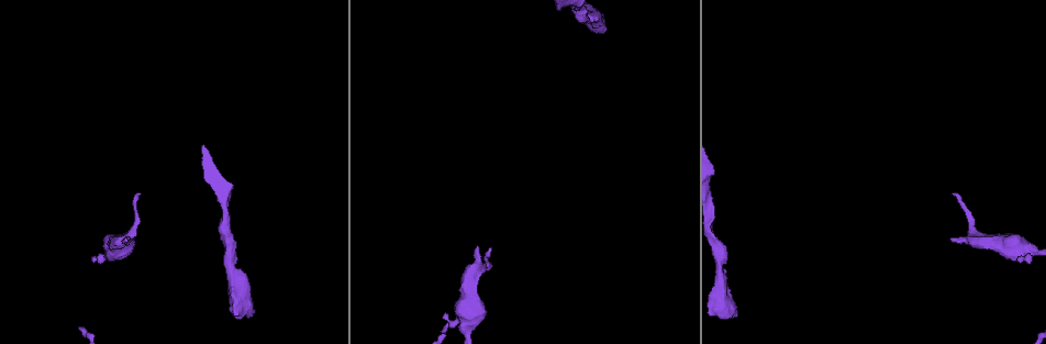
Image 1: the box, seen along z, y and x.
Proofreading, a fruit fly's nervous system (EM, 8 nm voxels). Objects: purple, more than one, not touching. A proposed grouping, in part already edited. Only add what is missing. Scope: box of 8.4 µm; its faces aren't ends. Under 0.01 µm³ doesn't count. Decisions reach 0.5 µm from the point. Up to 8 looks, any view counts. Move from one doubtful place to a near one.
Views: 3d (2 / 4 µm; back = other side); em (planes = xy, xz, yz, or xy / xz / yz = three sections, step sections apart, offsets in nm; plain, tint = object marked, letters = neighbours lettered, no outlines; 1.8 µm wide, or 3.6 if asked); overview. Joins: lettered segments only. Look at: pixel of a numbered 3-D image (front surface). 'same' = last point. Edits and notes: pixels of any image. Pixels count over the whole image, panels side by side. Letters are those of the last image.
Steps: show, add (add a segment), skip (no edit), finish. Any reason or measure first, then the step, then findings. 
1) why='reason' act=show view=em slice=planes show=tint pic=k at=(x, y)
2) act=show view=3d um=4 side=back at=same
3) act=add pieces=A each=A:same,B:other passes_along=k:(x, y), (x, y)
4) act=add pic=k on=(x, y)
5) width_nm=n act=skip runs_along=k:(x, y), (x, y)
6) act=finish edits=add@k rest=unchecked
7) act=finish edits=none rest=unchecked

why='calibre changes' act=show view=em slice=planes show=tint pic=1 at=(589, 13)

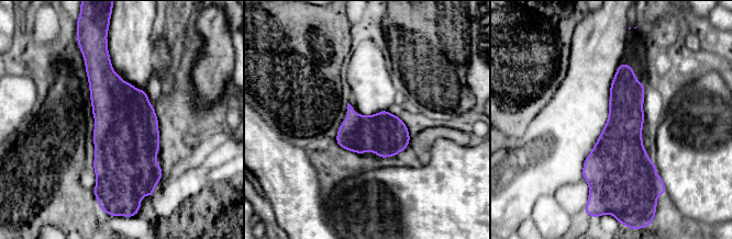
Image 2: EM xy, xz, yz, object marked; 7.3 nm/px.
act=show view=em slice=planes show=letters at=same

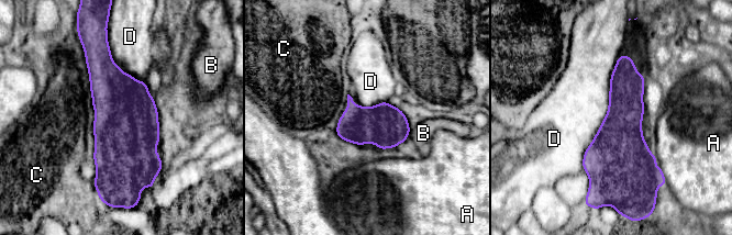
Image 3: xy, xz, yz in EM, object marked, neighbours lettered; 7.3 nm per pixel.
longest_contact=D:900nm act=skip each=A:other,B:other,C:other,D:other border=3:(621, 54), (583, 169) found='none of them fits'

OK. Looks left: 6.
why='an open end' act=show view=em slice=xz step=4 show=tint pic=1 at=(477, 249)

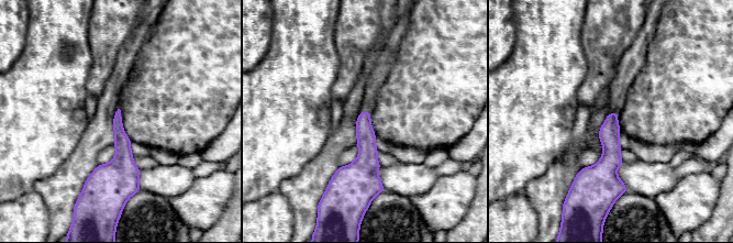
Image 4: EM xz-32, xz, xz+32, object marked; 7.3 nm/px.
why='another direction' act=show view=em slice=planes show=letters at=same

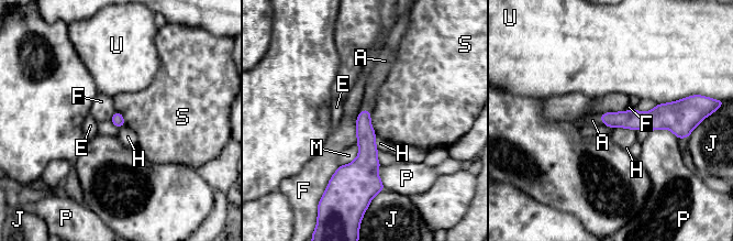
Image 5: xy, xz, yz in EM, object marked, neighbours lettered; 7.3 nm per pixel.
act=add pieces=A each=A:same,E:other,F:other,H:other,J:other,M:other,P:other,S:other,U:other passes_along=5:(366, 135), (365, 109), (377, 77) found='it goes on there'

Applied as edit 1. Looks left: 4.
act=show view=em slice=yz step=8 show=tint pic=1 at=(91, 261)

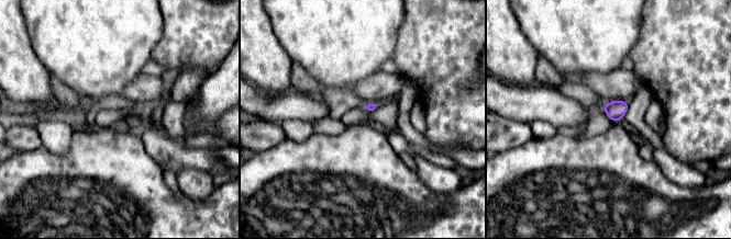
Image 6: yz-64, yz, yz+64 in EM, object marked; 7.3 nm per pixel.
act=show view=em slice=planes show=tint at=same

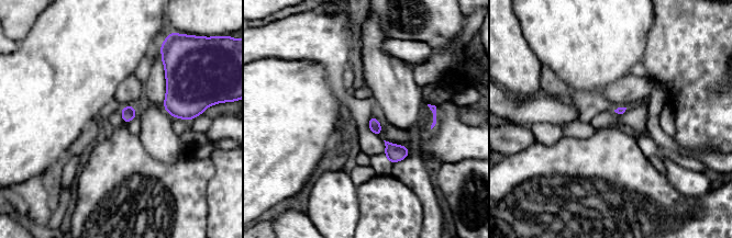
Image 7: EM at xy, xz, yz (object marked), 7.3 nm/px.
act=show view=em slice=planes show=letters at=same

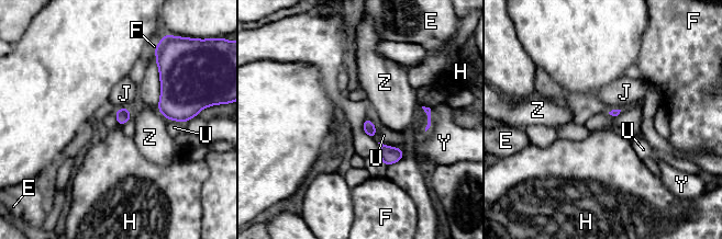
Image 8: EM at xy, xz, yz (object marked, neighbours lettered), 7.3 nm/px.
act=skip each=E:other,F:other,H:other,J:other,U:other,Y:other,Z:other border=8:(421, 106), (426, 115), (425, 131) found='no lettered segment goes on from it'

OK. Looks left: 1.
act=finish edits=add@5 rest=unchecked

